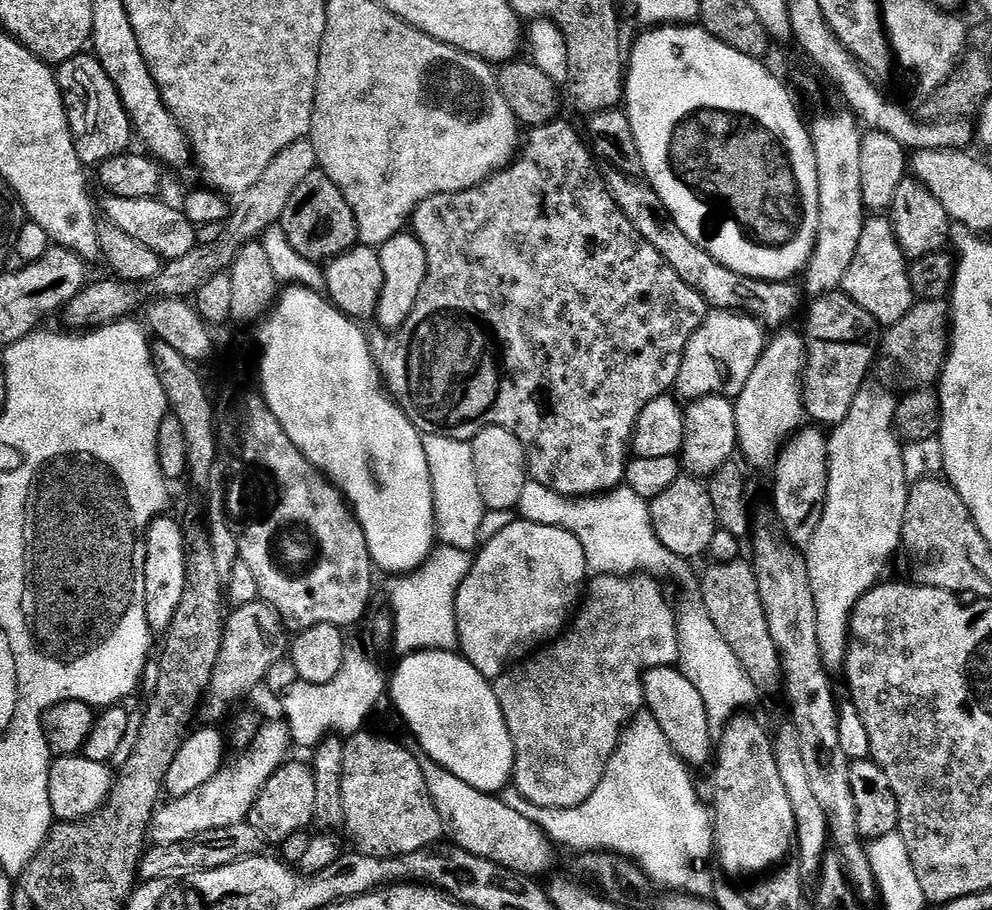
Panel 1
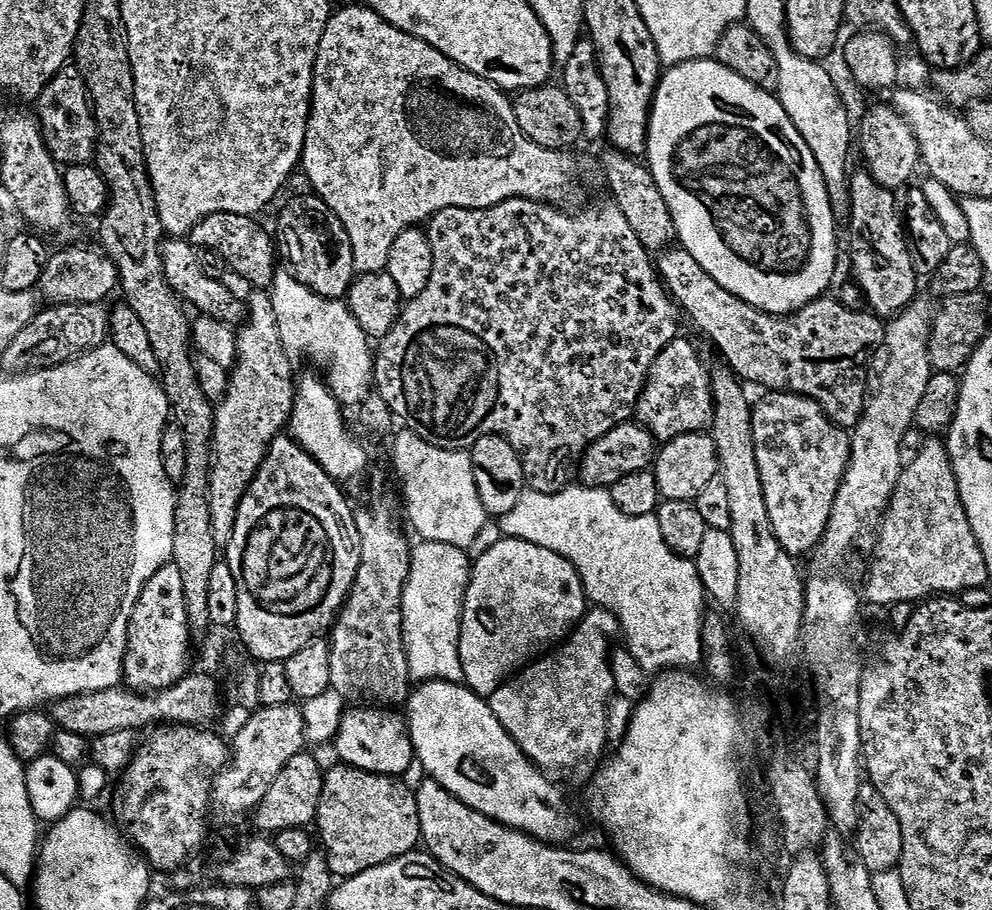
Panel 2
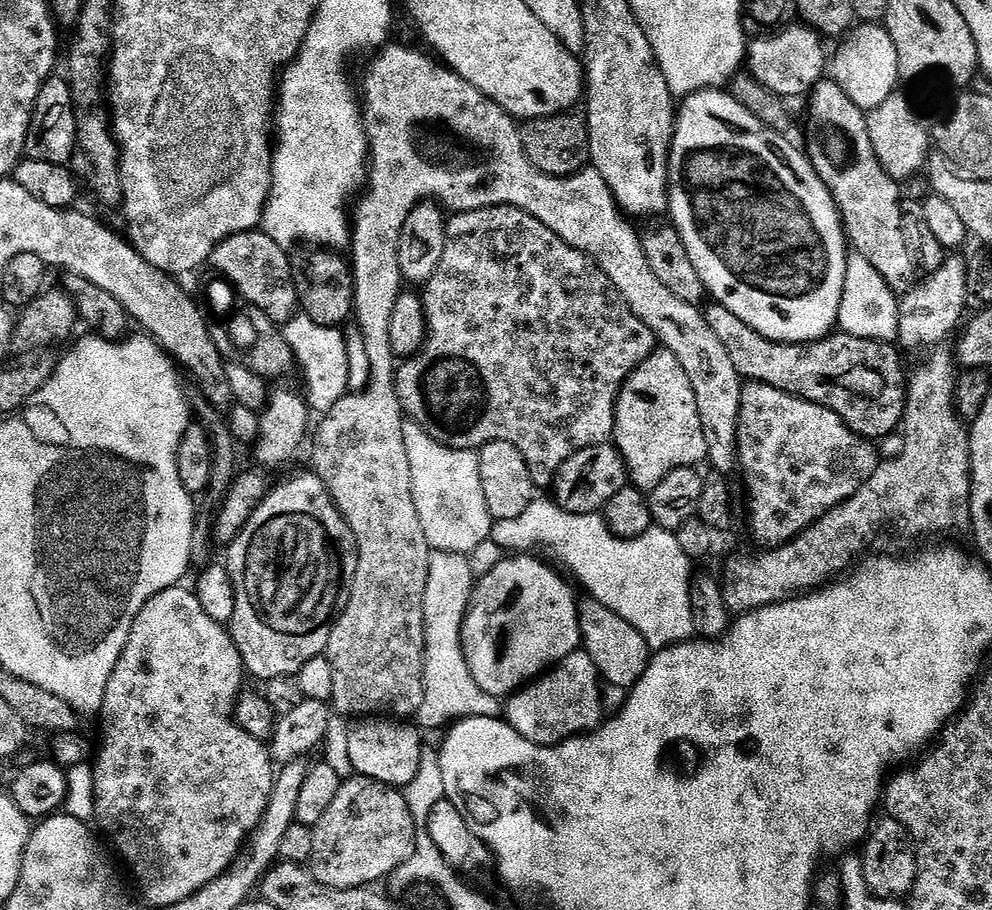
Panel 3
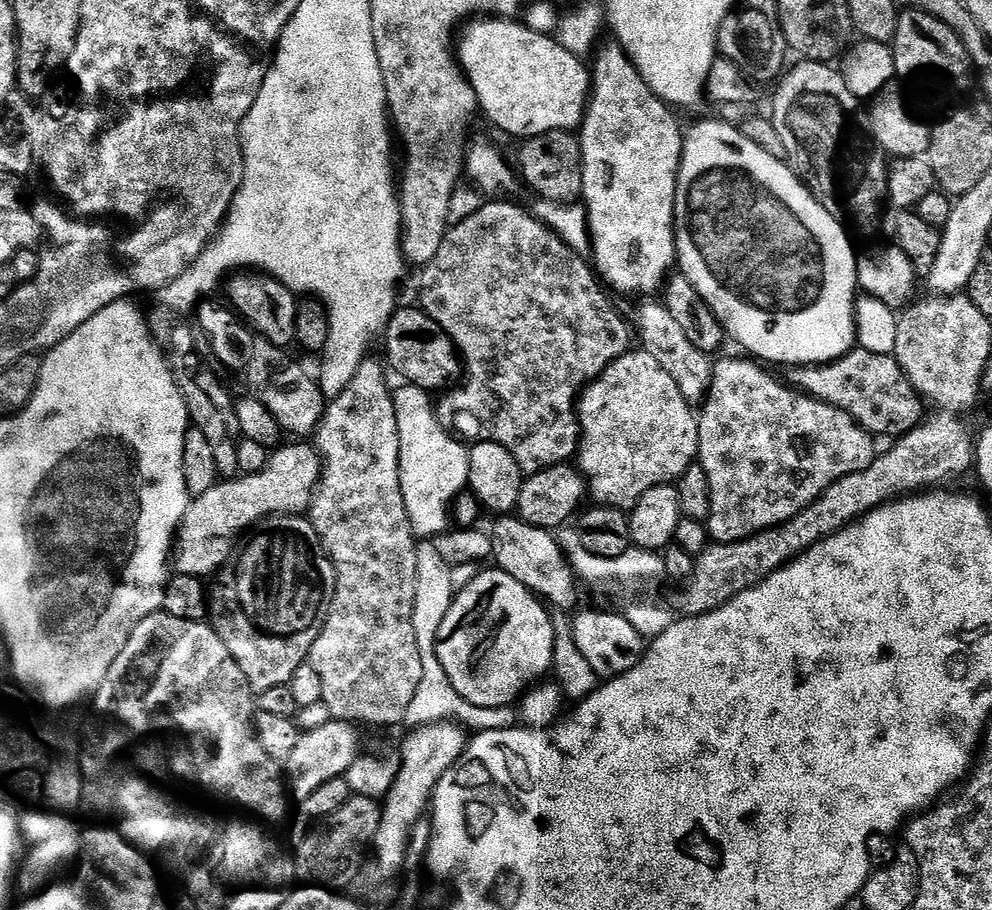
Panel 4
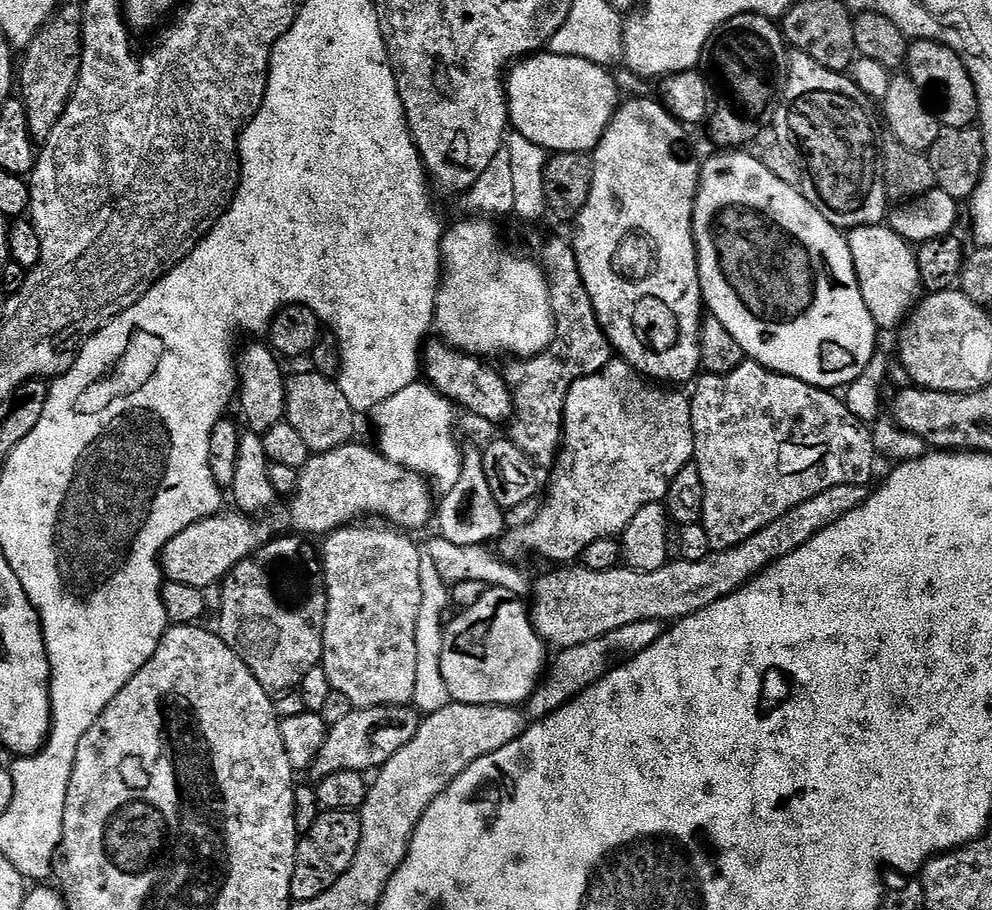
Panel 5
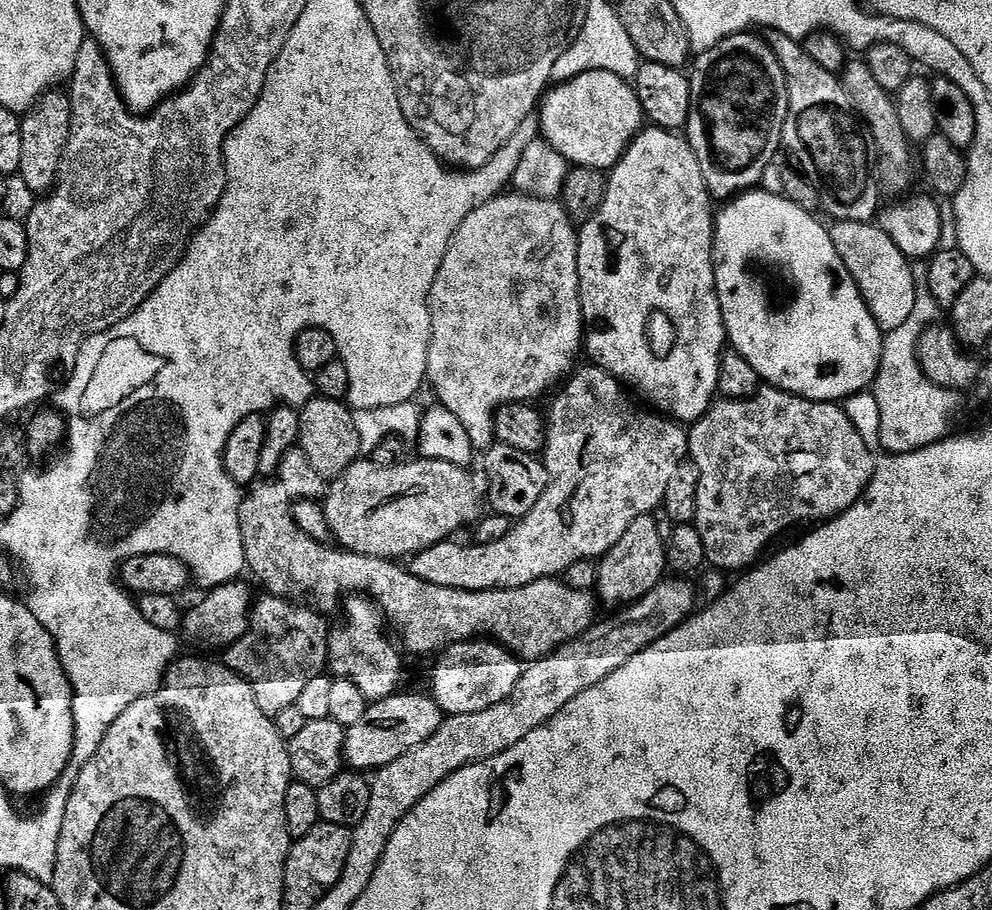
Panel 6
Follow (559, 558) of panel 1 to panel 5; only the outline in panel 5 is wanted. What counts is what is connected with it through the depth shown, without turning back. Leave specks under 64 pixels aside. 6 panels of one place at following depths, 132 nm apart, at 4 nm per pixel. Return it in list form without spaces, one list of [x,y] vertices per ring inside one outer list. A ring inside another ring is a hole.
[[[485,587],[484,593],[469,606],[465,612],[460,612],[452,621],[447,621],[446,627],[443,629],[443,638],[440,654],[442,681],[445,683],[445,688],[448,691],[449,697],[458,704],[506,704],[509,706],[520,706],[529,700],[532,692],[535,691],[537,684],[541,680],[542,673],[546,668],[546,660],[544,662],[544,651],[546,645],[532,626],[529,611],[526,609],[526,604],[523,599],[517,599],[511,593],[502,588]]]

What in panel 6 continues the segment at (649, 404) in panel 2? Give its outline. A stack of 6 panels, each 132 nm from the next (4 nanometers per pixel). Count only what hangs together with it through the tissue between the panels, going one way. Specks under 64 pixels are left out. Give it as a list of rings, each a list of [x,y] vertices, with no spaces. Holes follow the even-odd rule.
[[[579,368],[567,377],[564,393],[546,412],[548,445],[542,453],[542,463],[548,471],[549,482],[542,498],[538,498],[538,506],[515,521],[510,534],[498,538],[498,542],[455,544],[457,541],[449,538],[415,553],[406,564],[409,572],[422,578],[422,582],[467,592],[521,588],[535,580],[559,577],[580,560],[603,558],[622,534],[630,530],[630,522],[655,513],[663,505],[666,486],[674,478],[674,470],[688,456],[687,431],[677,421],[655,411],[643,412],[628,397],[631,395],[624,385],[605,368]]]

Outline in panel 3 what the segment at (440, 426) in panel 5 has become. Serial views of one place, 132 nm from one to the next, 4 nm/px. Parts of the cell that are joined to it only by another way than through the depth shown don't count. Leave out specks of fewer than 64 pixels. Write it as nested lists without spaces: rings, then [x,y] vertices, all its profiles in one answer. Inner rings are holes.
[[[415,422],[405,423],[402,438],[410,460],[414,506],[429,549],[467,557],[475,548],[487,545],[493,519],[490,510],[486,510],[486,494],[482,494],[477,453],[466,448],[447,448]]]

